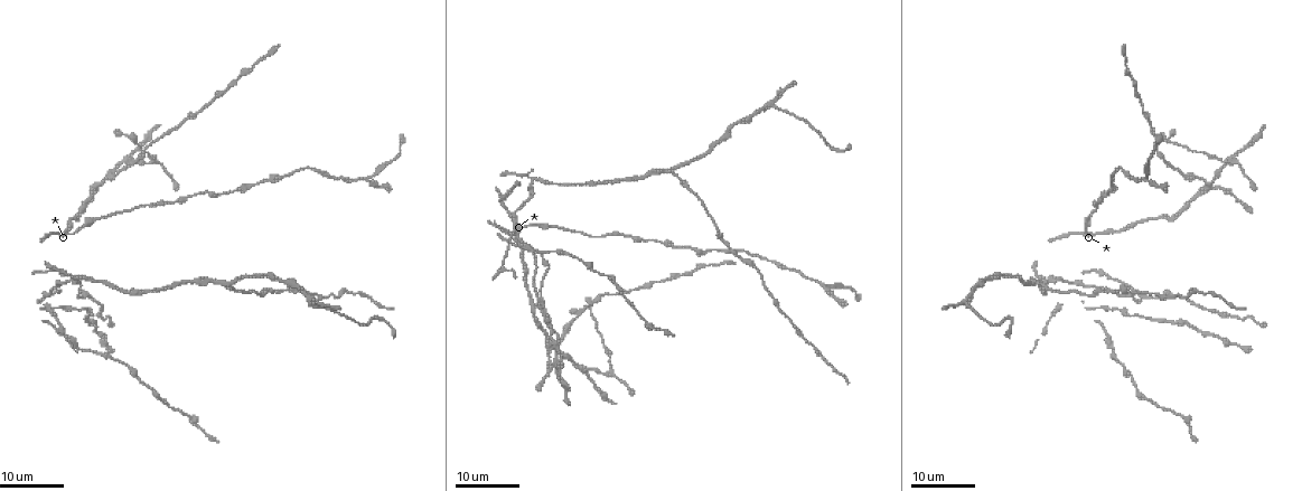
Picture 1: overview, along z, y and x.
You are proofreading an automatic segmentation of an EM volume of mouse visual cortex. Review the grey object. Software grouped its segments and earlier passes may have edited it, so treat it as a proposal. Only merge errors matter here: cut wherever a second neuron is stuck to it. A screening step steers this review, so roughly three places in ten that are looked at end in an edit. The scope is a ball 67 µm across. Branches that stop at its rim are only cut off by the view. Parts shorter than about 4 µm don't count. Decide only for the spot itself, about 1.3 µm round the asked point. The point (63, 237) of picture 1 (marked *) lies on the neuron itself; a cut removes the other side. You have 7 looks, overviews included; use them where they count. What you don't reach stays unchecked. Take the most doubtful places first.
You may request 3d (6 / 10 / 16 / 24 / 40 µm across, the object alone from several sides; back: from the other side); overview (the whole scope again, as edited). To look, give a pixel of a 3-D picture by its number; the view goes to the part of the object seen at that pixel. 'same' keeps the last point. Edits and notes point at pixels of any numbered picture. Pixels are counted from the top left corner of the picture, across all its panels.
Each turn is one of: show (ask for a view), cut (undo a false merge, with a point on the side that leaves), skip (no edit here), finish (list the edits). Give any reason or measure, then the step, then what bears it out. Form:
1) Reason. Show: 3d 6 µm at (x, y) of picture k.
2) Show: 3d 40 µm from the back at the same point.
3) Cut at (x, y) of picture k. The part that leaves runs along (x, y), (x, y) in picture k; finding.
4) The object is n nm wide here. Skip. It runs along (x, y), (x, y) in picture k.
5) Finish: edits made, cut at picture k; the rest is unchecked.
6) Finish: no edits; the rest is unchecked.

Thin arm on a thick one. Show: 3d 16 µm at (965, 304) of picture 1.

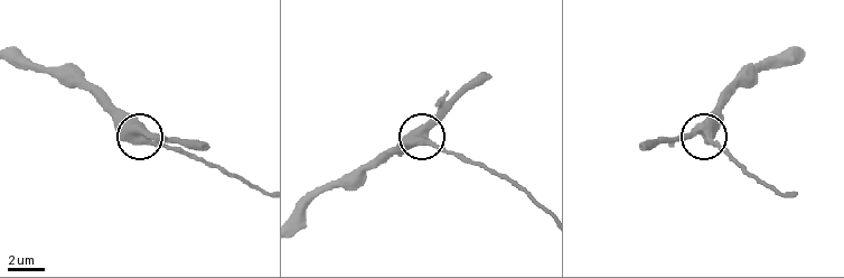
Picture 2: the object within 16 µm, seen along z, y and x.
Zoom in. Show: 3d 10 µm at (424, 135) of picture 2.

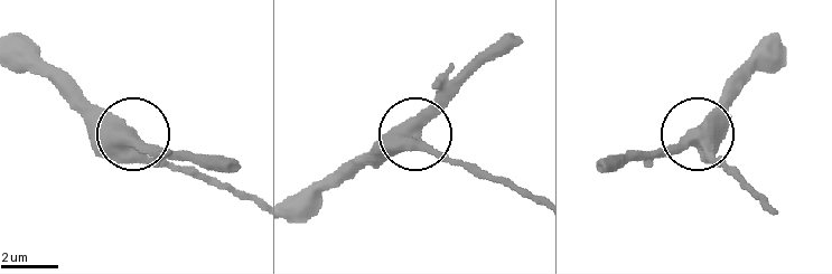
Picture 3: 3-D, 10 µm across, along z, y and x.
The side arm is 5 µm long. Skip. One neuron here.

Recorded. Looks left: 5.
Branch point. Show: 3d 16 µm at (79, 278) of picture 1.

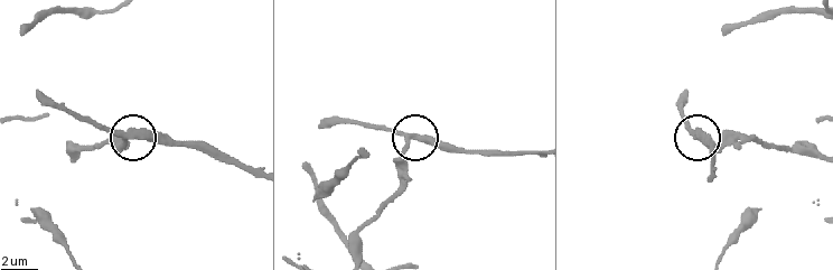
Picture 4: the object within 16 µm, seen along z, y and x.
Show: 3d 10 µm at (125, 142) of picture 4.

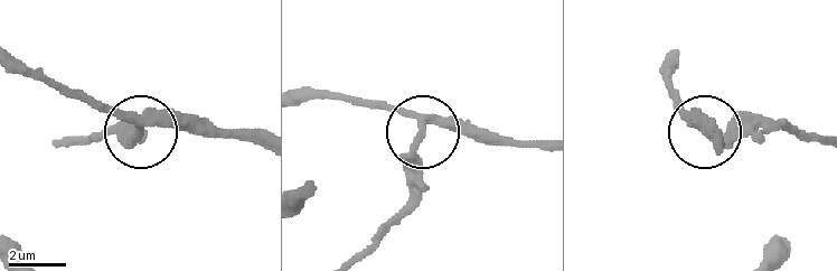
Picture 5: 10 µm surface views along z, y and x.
The object is 260 nm wide here. Cut at (417, 166) of picture 5. The part that leaves runs along (423, 123), (413, 201), (365, 251) in picture 5; a second neuron is stuck on.

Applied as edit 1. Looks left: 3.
Side arm on a straight run. Show: 3d 16 µm at (824, 284) of picture 1.

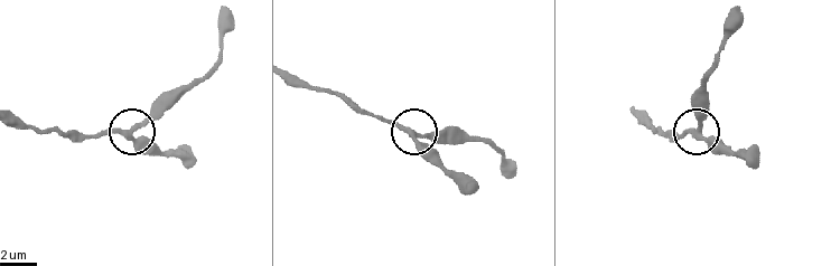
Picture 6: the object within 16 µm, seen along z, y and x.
Zoom in. Show: 3d 10 µm at (701, 136) of picture 6.

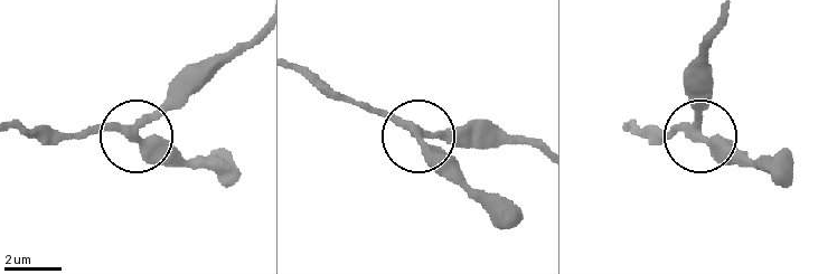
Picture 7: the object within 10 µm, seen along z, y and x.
The object is 300 nm wide here. Skip. Continuous, no second neuron.

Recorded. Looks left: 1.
Finish: edits made, cut at picture 5; the rest is unchecked.

